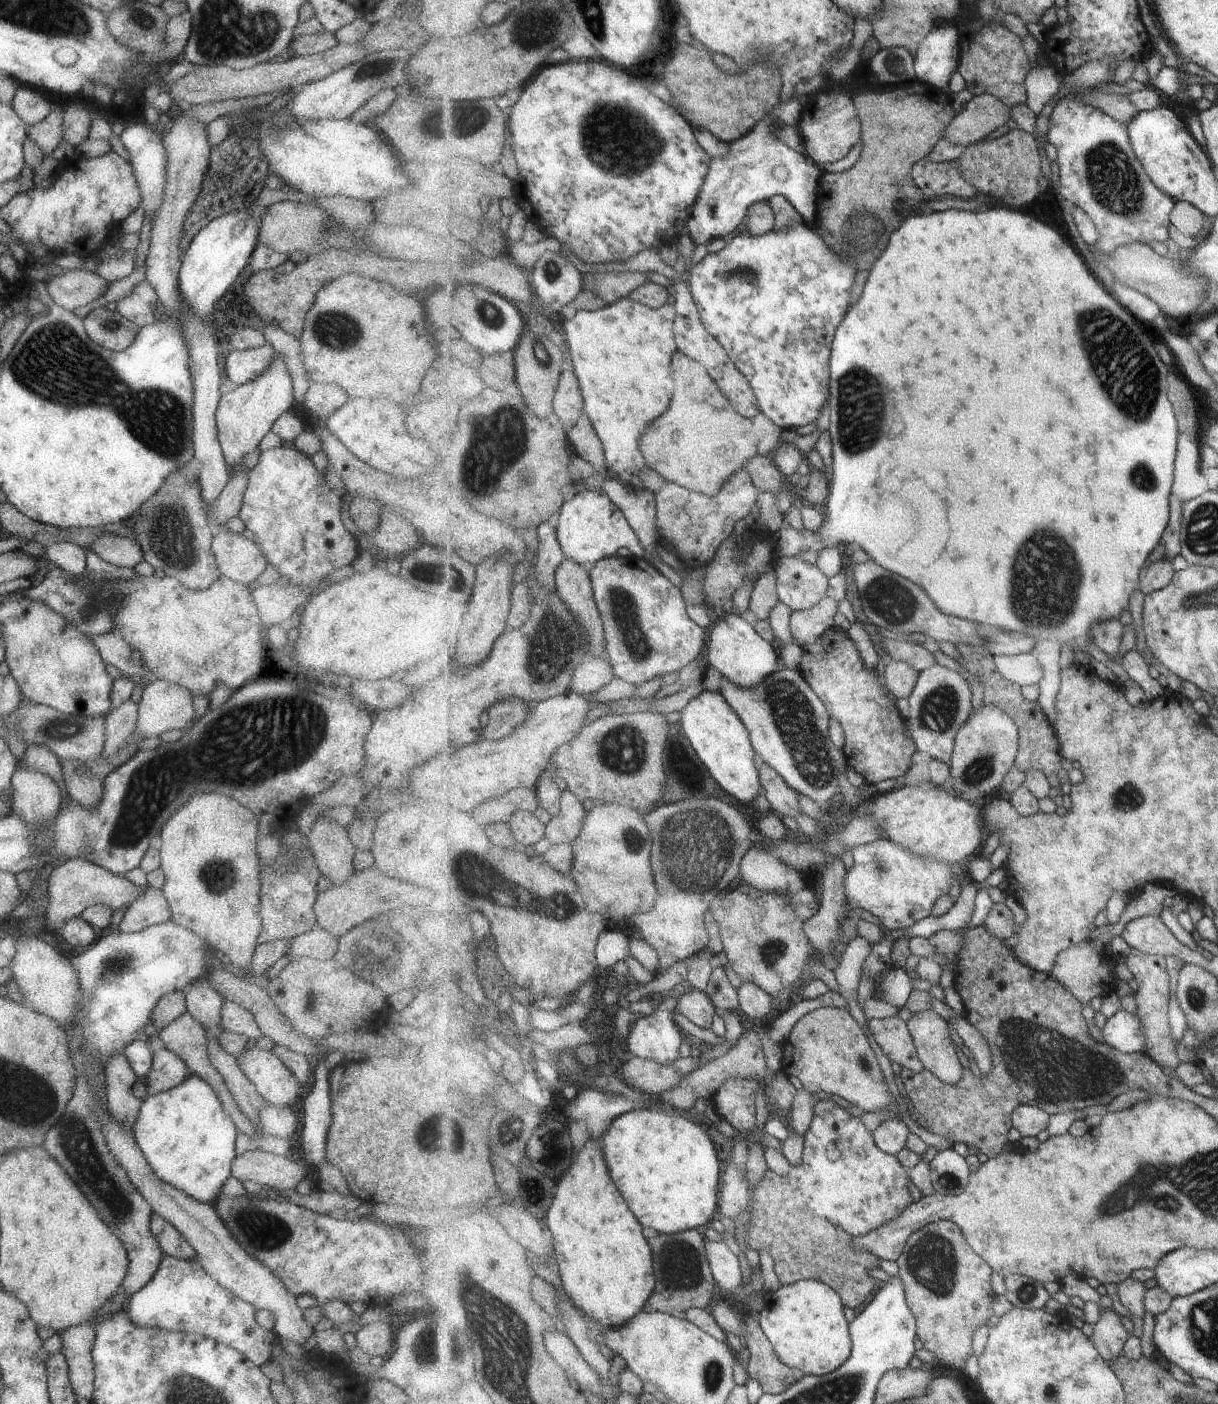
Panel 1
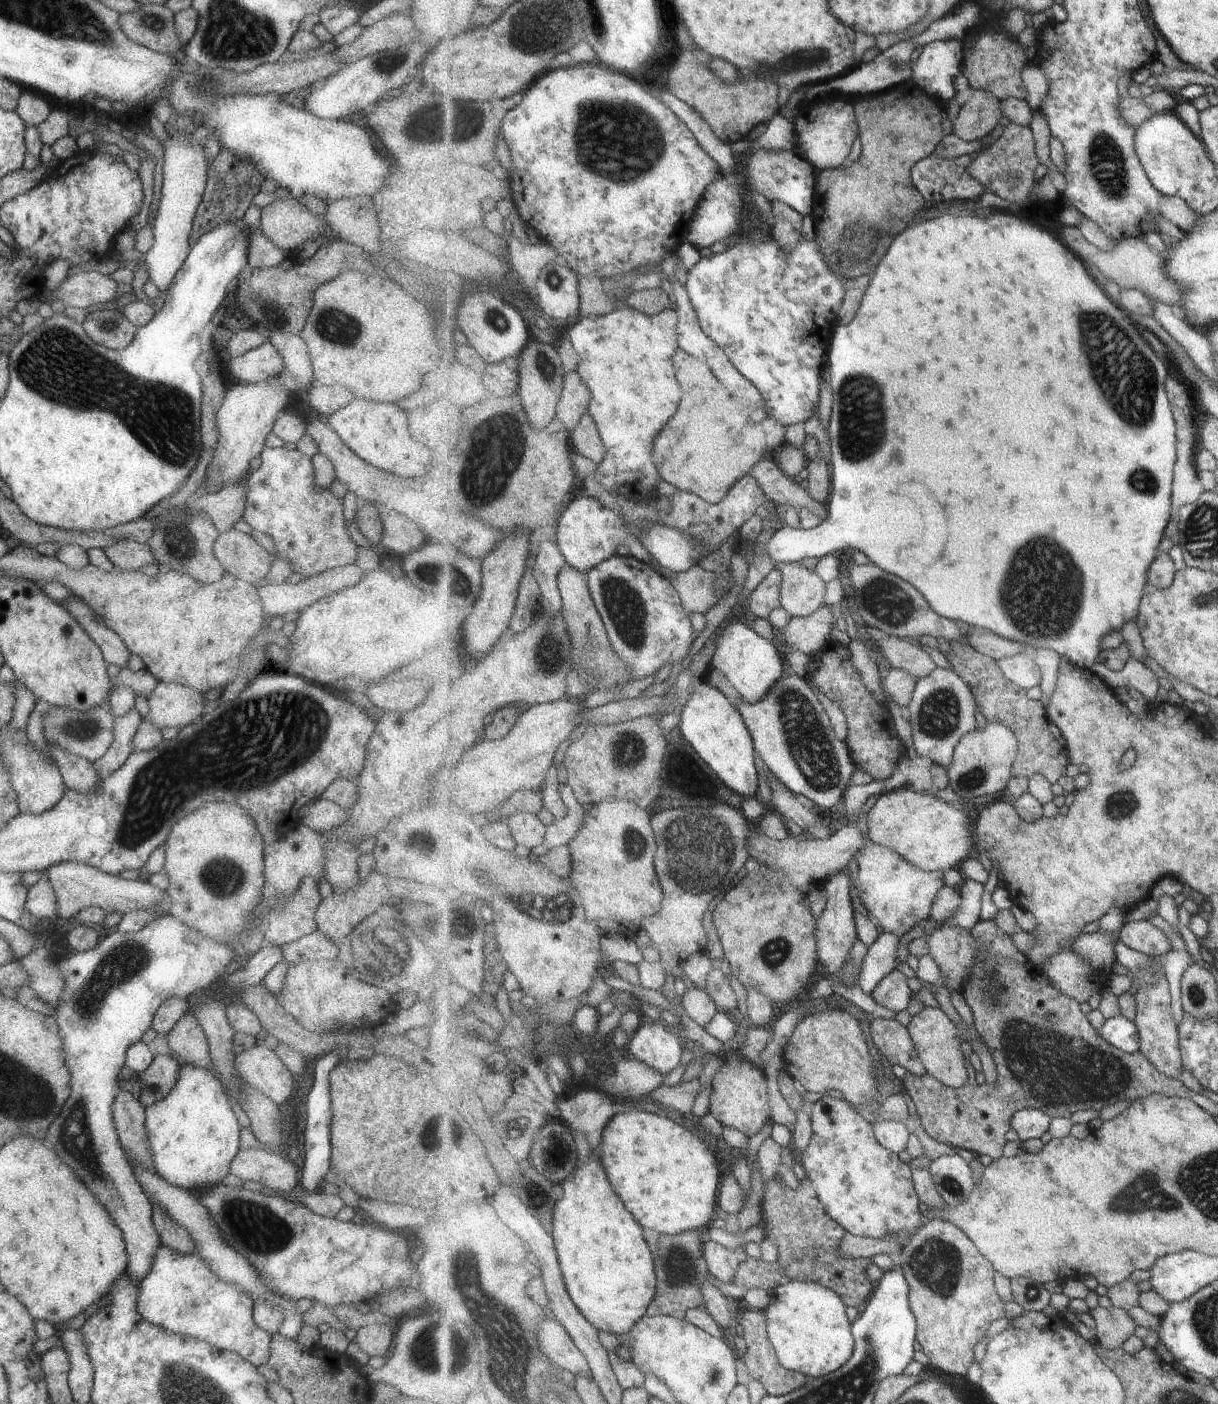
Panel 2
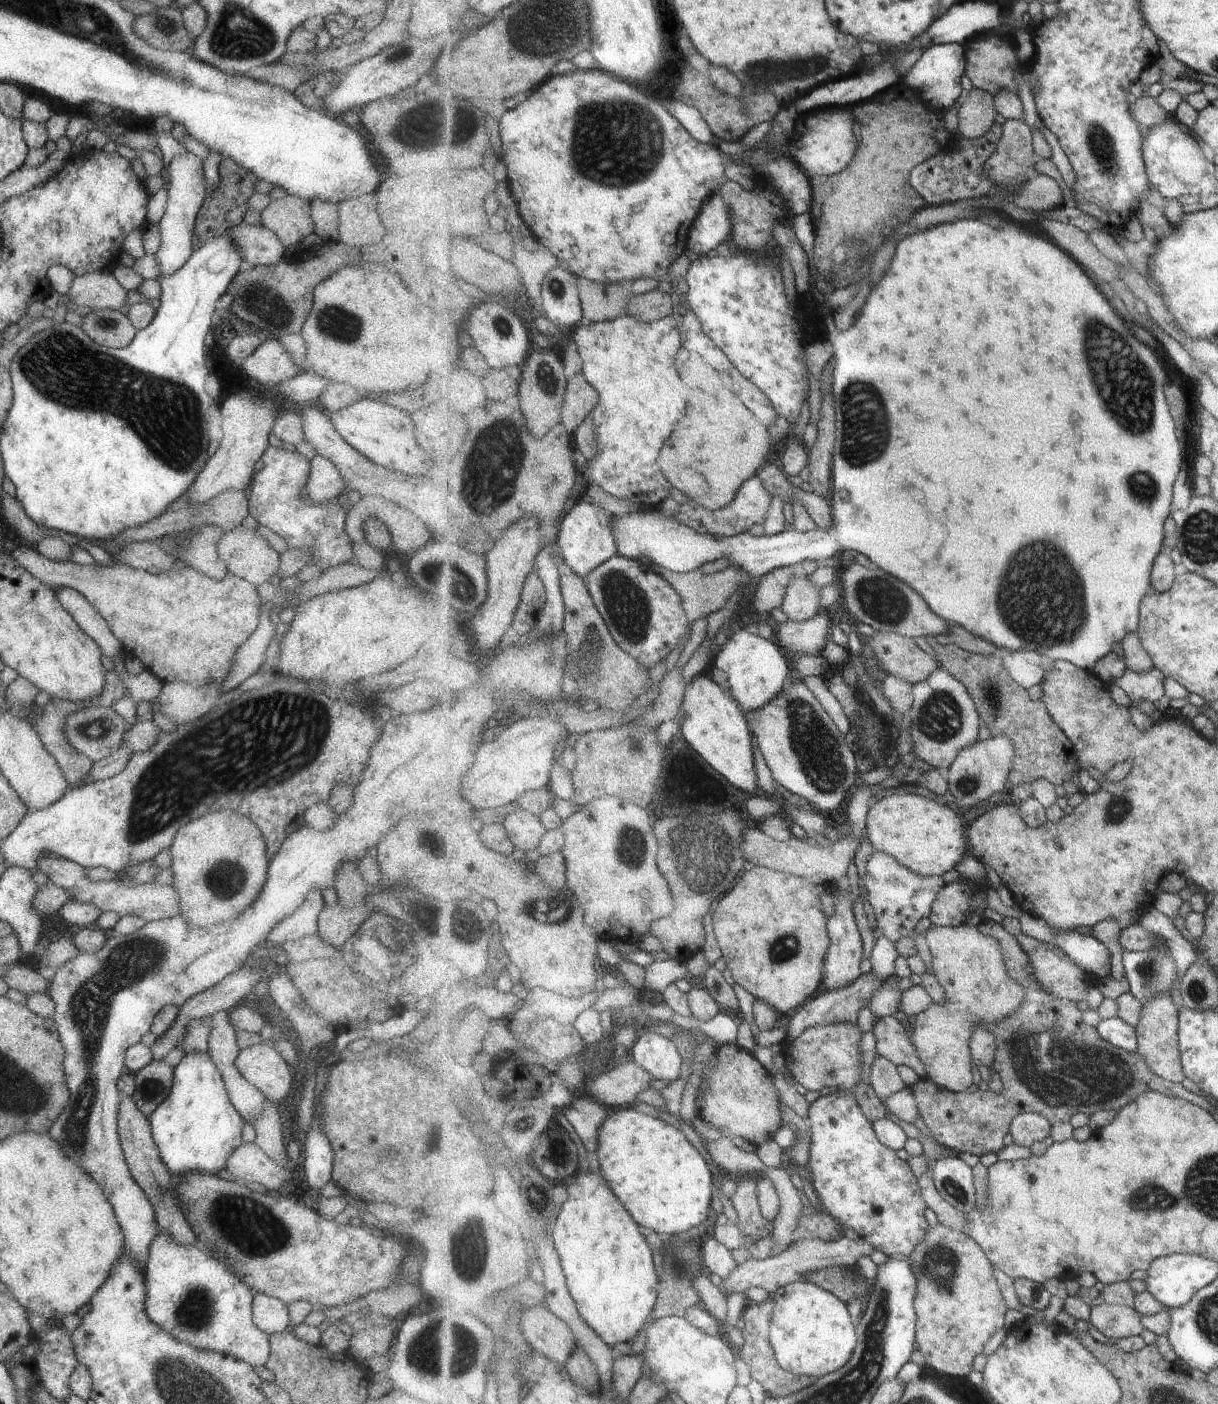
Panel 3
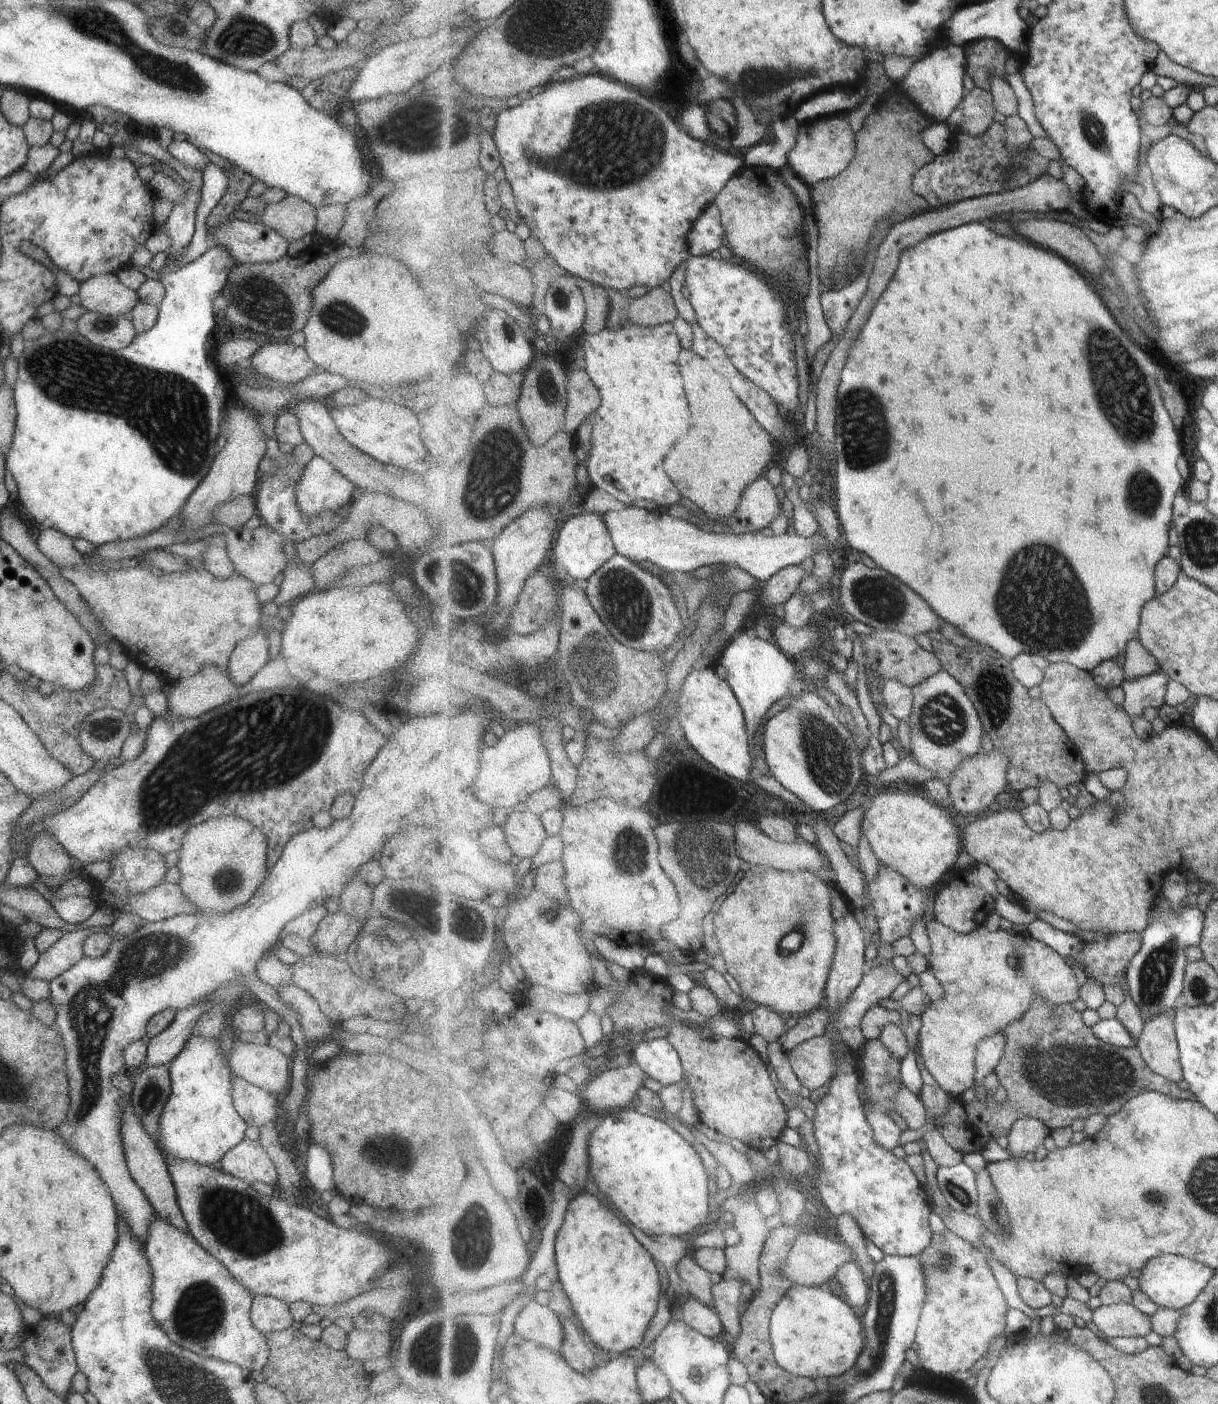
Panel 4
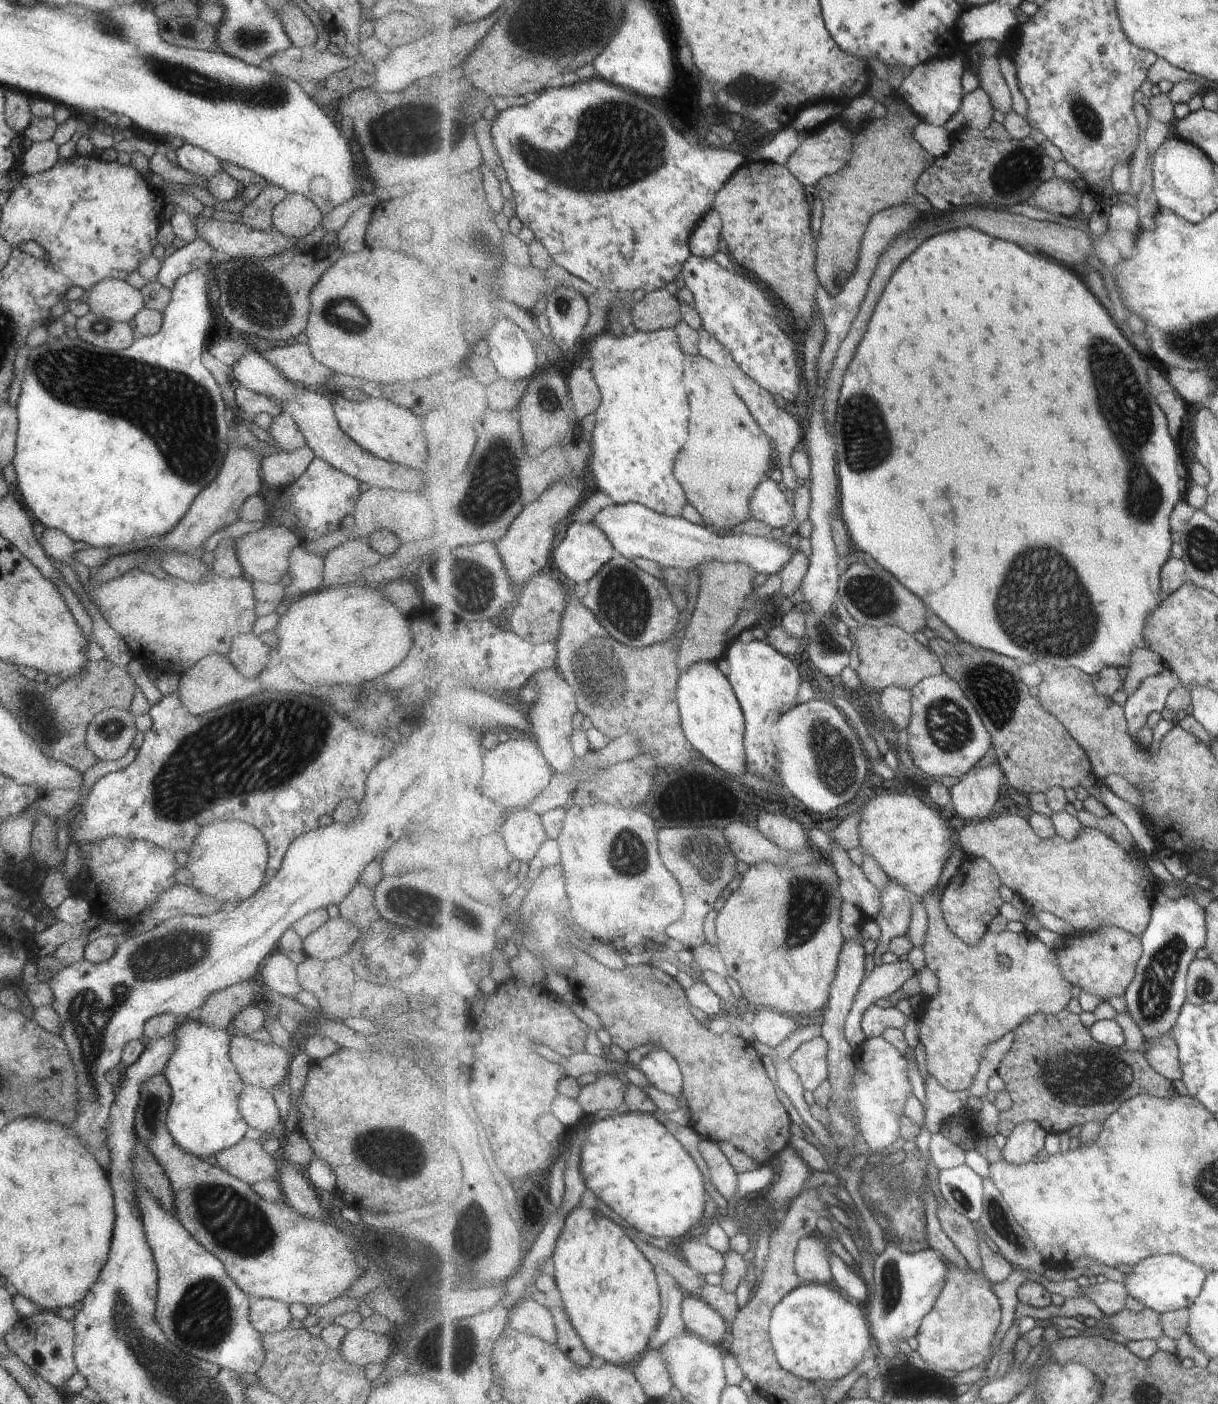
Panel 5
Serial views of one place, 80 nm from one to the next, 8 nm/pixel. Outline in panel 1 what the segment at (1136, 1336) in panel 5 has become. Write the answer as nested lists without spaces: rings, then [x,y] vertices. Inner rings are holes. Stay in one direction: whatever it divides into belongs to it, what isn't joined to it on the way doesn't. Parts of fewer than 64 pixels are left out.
[[[1112,1308],[1101,1311],[1099,1322],[1093,1325],[1091,1339],[1107,1362],[1114,1361],[1124,1352],[1129,1337],[1120,1314]]]

